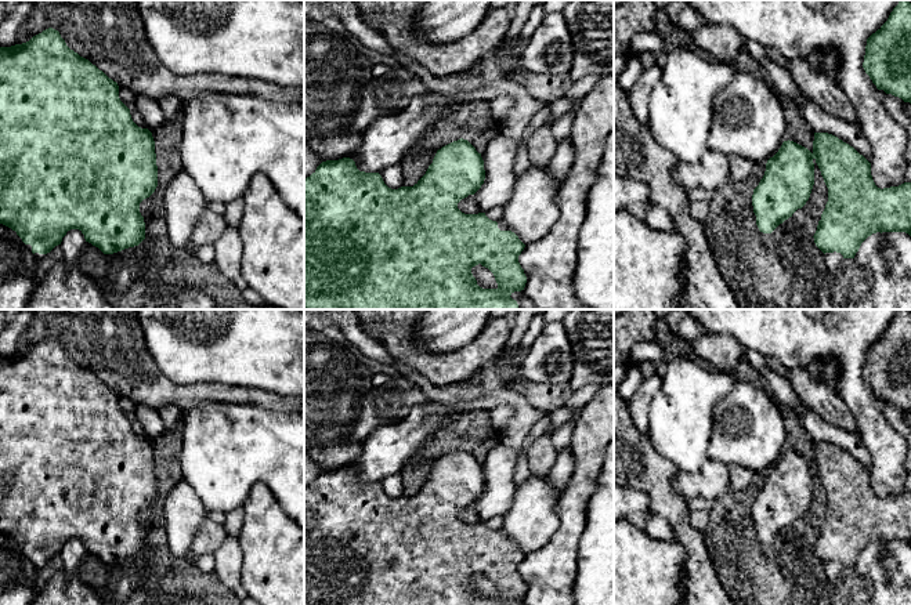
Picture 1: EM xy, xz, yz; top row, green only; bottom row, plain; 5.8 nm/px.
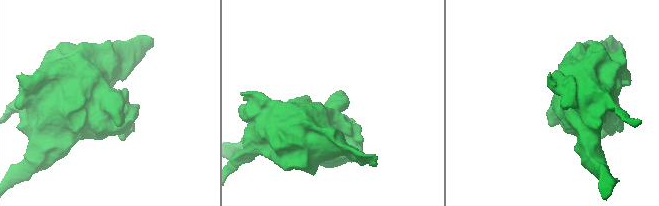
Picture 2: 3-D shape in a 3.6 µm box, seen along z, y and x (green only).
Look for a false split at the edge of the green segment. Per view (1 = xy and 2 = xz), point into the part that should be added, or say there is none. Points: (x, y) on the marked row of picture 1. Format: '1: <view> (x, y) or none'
1: xy (39, 257)
2: xz (501, 224)

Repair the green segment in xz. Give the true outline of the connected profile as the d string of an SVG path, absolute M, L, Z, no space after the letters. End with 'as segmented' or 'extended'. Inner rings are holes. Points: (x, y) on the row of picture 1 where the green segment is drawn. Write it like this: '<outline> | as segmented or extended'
M467 140L453 141L437 151L426 174L413 186L388 188L379 173L359 171L350 157L322 162L317 170L304 178L304 309L518 309L510 296L525 287L527 276L518 262L525 244L509 229L503 220L492 221L485 213L464 214L458 203L474 195L485 180L481 153ZM481 264L488 268L498 283L496 289L482 289L477 285L471 268Z | extended

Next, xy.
M48 28L29 41L11 47L0 47L0 224L11 228L25 246L40 261L71 229L79 229L86 242L98 247L104 254L113 254L138 246L145 239L145 222L140 203L149 198L158 186L158 166L155 141L148 128L138 127L130 109L119 98L119 86L88 59L71 50L59 32Z | extended

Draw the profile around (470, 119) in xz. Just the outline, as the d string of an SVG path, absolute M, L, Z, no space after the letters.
M464 101L455 105L444 119L431 126L400 162L404 186L413 186L426 174L438 149L467 140L478 153L484 153L489 141L500 134L499 123L489 112L488 101Z

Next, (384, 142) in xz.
M426 91L415 97L409 106L397 115L377 119L361 133L361 145L348 156L359 171L379 173L400 164L408 149L437 122L453 111L466 95L445 95Z

